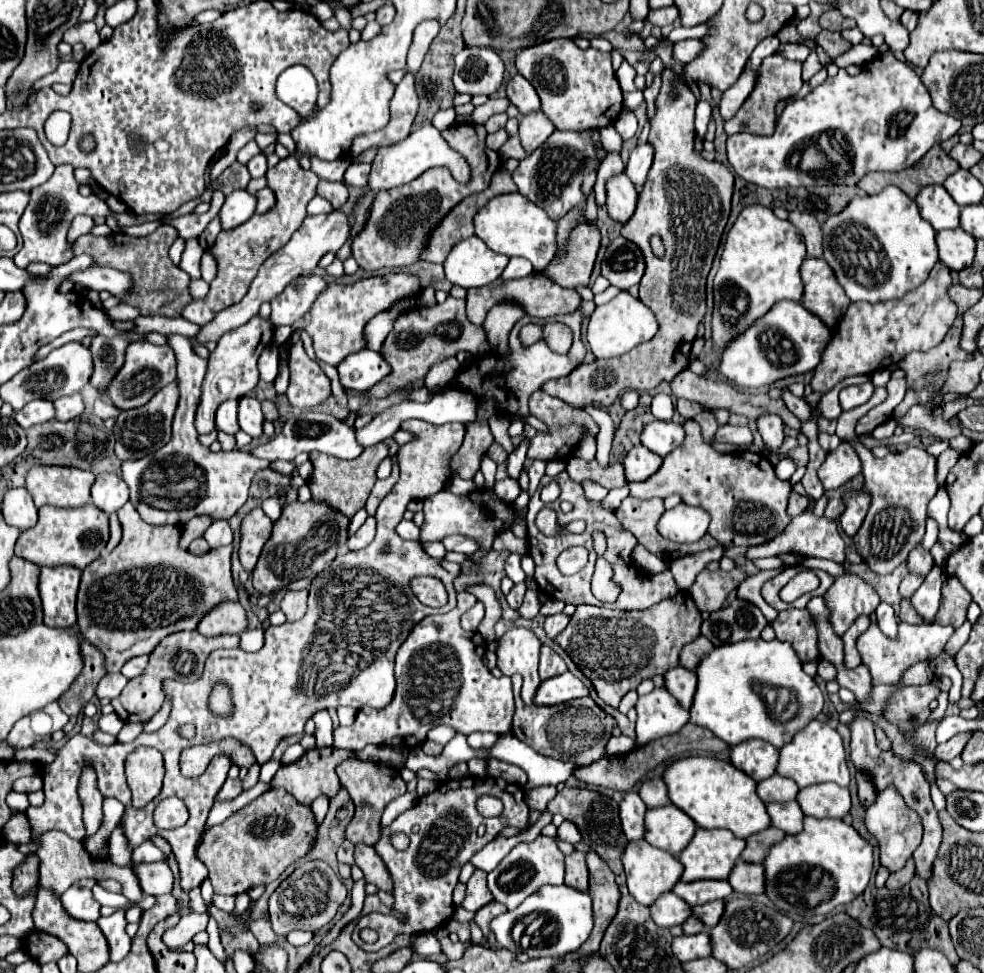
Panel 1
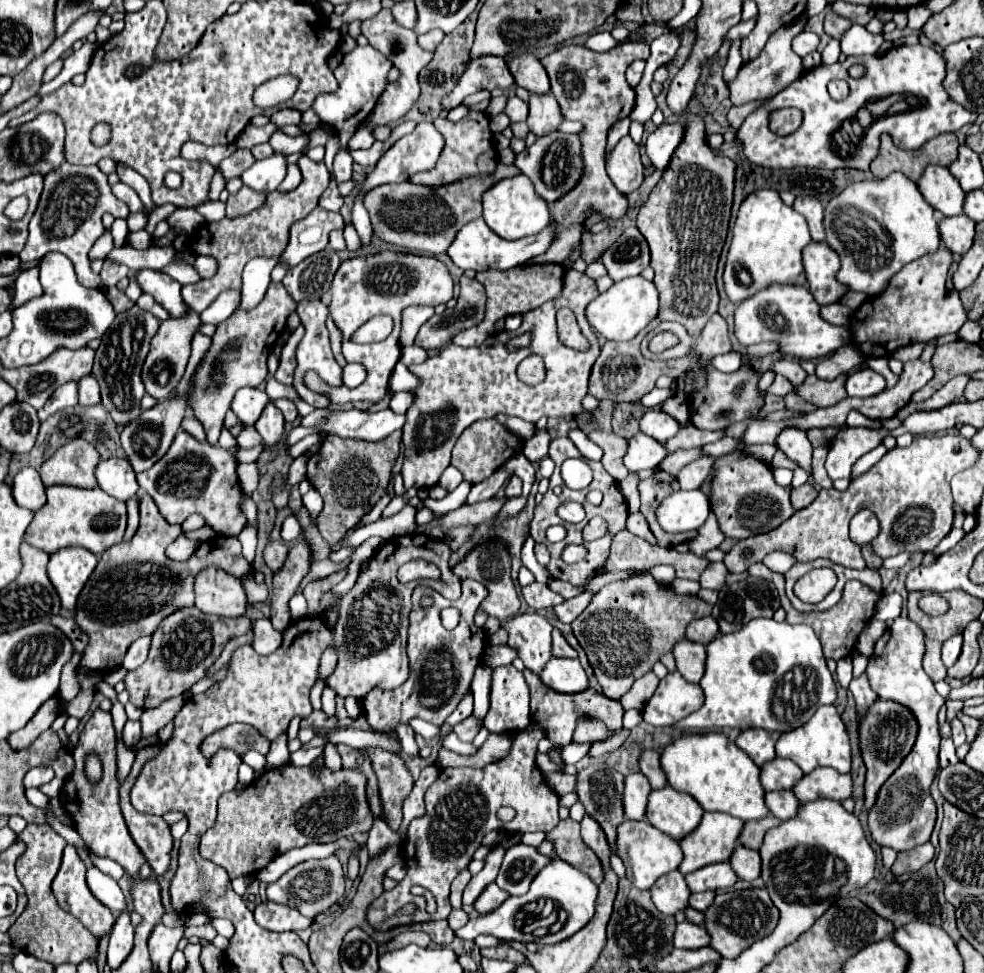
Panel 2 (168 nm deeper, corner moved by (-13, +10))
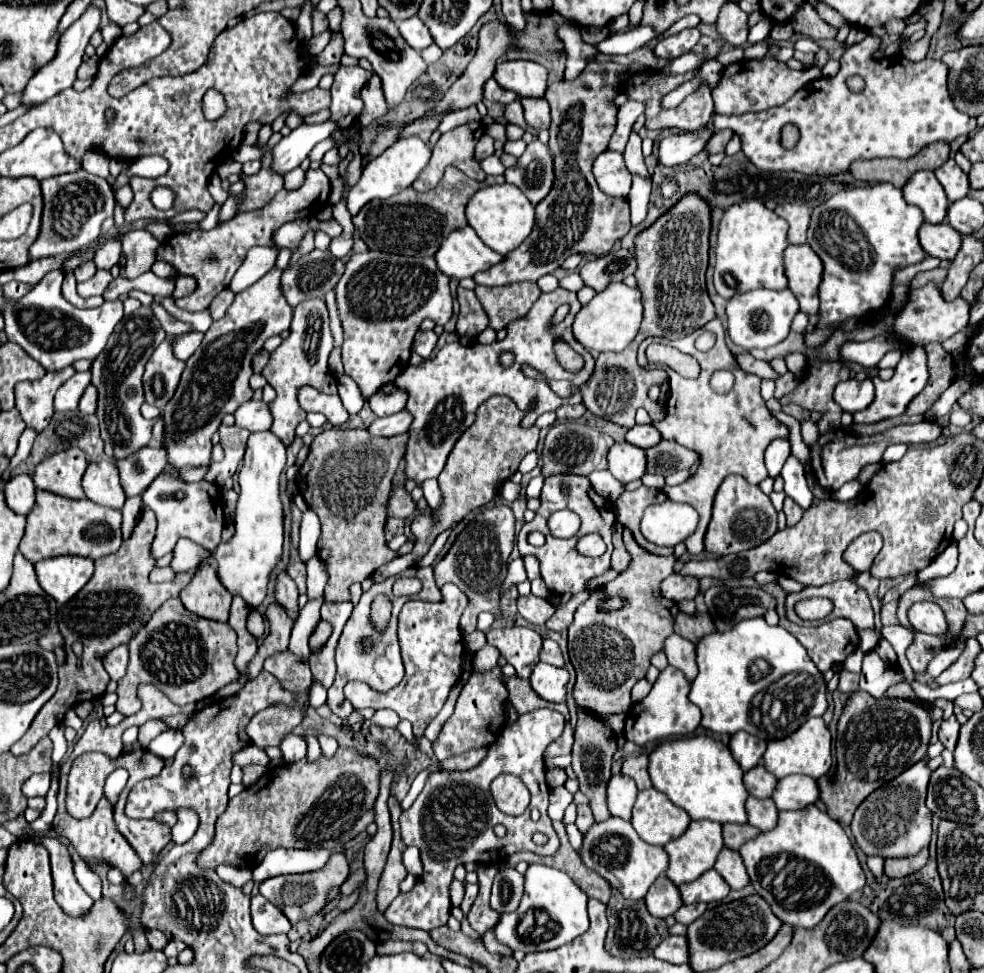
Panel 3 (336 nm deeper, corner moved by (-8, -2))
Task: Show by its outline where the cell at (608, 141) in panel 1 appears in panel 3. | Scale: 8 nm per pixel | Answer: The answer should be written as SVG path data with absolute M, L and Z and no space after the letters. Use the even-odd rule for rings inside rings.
M605 150L593 162L593 174L601 192L607 196L627 198L631 190L631 172L625 168L623 154Z

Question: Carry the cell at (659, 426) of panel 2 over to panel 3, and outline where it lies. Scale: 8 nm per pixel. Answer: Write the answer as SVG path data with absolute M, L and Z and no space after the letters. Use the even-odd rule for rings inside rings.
M645 424L645 426L633 426L629 432L627 432L627 442L631 442L631 444L635 444L635 446L639 446L639 448L643 448L643 450L647 450L647 448L651 448L653 444L659 444L661 442L661 434L657 432L657 428L653 426L653 424Z

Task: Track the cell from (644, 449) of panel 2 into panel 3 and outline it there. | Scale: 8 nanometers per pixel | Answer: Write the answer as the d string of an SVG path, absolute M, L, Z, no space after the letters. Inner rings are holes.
M621 442L621 444L615 444L611 450L609 450L609 472L621 482L621 484L627 484L627 482L633 482L633 480L639 480L645 470L647 470L647 456L645 456L645 450L629 444L629 442Z

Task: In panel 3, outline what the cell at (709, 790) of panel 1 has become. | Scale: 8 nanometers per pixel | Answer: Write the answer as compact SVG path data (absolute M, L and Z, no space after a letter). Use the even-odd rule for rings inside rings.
M685 736L659 744L649 756L649 776L653 788L663 792L675 806L681 806L691 820L713 820L719 824L747 824L743 770L733 760L729 748L711 736Z

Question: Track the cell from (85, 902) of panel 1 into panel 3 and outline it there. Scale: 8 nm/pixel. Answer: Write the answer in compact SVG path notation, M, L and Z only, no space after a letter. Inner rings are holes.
M75 862L75 876L77 876L77 882L83 886L83 890L97 902L101 898L101 880L99 876L83 862Z

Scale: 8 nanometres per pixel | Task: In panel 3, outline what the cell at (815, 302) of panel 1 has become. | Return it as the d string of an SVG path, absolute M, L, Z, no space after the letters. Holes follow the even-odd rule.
M809 244L789 246L785 250L785 274L789 280L789 290L795 294L801 304L801 312L805 314L817 314L817 288L821 284L821 272L821 258L813 252L813 248L809 248Z

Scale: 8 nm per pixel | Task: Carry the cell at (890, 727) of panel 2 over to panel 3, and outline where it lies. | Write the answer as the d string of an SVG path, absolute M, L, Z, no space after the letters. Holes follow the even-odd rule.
M867 692L851 694L837 724L837 778L833 782L829 776L819 780L821 800L827 804L827 814L845 826L851 824L857 806L871 792L897 778L927 754L931 724L935 718L941 718L939 710L929 712L909 700L875 700Z

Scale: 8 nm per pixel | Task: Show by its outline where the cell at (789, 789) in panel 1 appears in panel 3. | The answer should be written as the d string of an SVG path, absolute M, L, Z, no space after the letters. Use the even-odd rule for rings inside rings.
M761 764L751 768L749 772L745 772L745 778L743 778L745 786L747 786L747 792L753 796L753 798L771 798L775 788L777 788L777 778L765 770Z

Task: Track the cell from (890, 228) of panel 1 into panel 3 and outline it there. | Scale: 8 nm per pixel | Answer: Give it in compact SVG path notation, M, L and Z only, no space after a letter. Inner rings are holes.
M893 184L849 188L813 210L807 238L809 246L823 260L825 272L819 286L819 324L815 332L805 334L807 346L823 344L843 320L851 316L871 316L885 304L893 274L927 256L917 240L923 222L923 212L907 204L903 192Z

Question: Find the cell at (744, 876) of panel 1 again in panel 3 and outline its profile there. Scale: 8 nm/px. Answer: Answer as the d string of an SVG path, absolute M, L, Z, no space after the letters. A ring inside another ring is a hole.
M729 848L721 850L715 870L725 878L725 882L731 886L731 890L741 890L749 884L749 874L747 874L747 868L745 868L739 852L733 852Z

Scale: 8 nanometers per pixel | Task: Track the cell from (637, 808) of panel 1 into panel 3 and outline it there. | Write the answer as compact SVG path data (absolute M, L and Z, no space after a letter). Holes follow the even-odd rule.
M615 774L609 780L609 788L607 788L607 804L609 804L609 812L617 818L623 820L631 820L631 810L633 804L637 800L637 786L633 784L633 780L629 780L629 776L623 774Z

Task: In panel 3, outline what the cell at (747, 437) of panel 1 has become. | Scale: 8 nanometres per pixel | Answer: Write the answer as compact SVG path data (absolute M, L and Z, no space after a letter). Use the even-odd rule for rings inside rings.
M661 440L657 446L647 450L647 472L669 476L675 470L691 468L699 460L699 454L673 442Z

